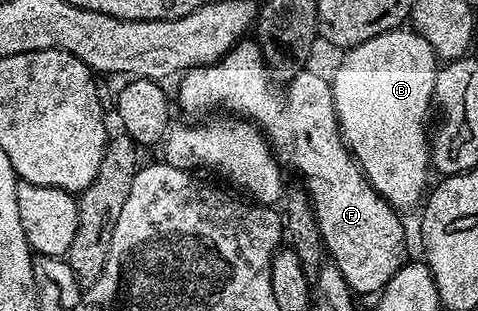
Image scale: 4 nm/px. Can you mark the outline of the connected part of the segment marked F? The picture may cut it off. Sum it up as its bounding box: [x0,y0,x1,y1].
[175,38,407,294]

